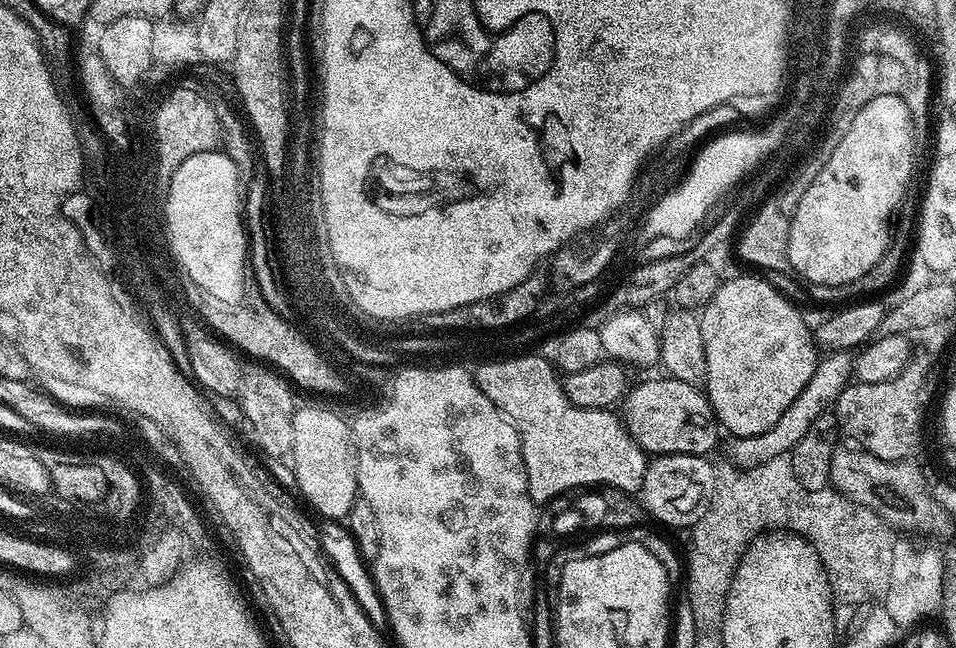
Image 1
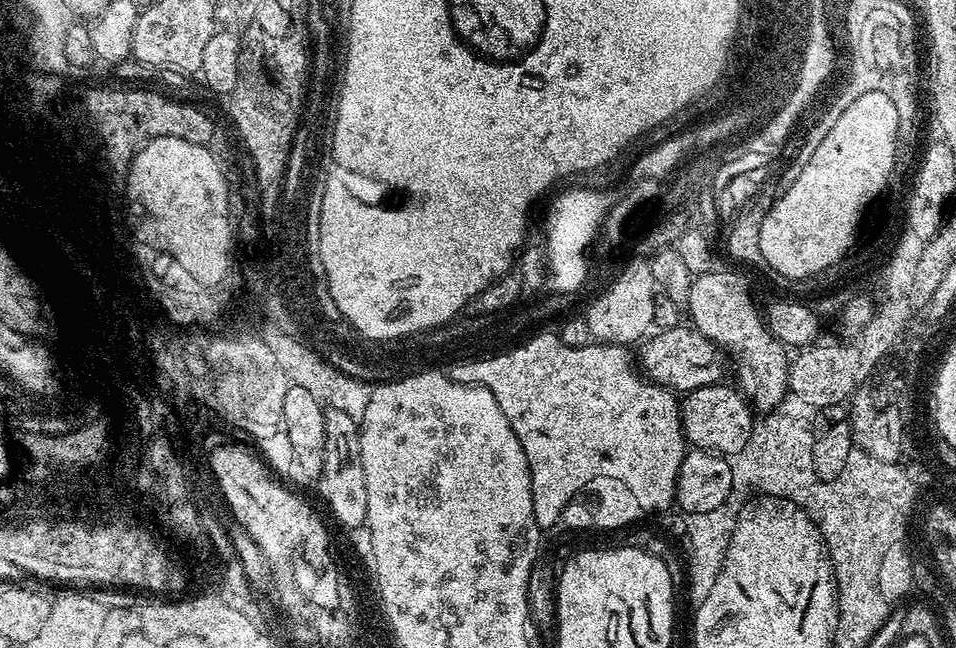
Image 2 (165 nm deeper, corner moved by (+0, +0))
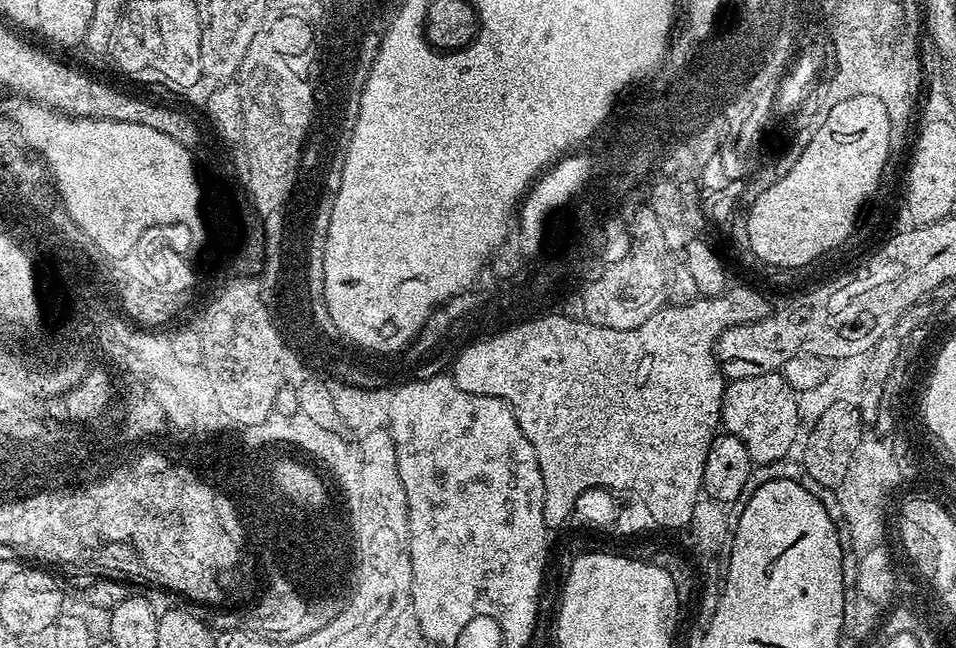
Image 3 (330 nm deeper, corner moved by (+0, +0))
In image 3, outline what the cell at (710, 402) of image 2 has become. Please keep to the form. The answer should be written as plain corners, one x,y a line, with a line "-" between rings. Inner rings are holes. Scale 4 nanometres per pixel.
780,372
733,380
724,391
724,405
720,411
723,431
729,436
737,436
750,450
753,465
767,466
781,463
787,457
784,455
795,446
796,431
800,428
800,404
796,399
797,393

